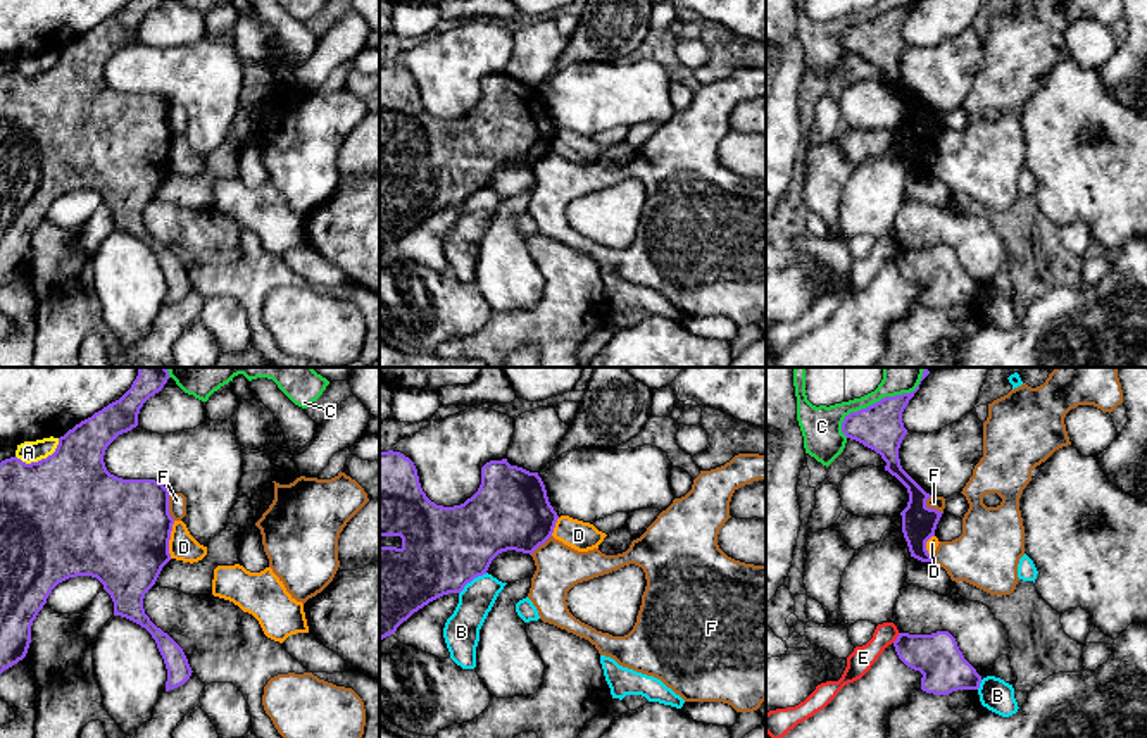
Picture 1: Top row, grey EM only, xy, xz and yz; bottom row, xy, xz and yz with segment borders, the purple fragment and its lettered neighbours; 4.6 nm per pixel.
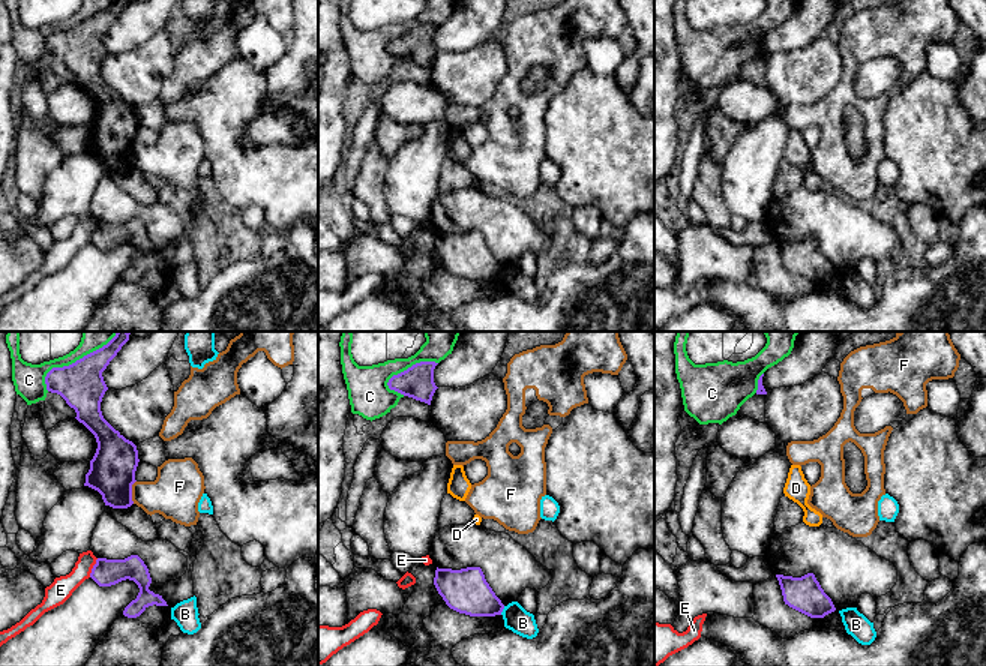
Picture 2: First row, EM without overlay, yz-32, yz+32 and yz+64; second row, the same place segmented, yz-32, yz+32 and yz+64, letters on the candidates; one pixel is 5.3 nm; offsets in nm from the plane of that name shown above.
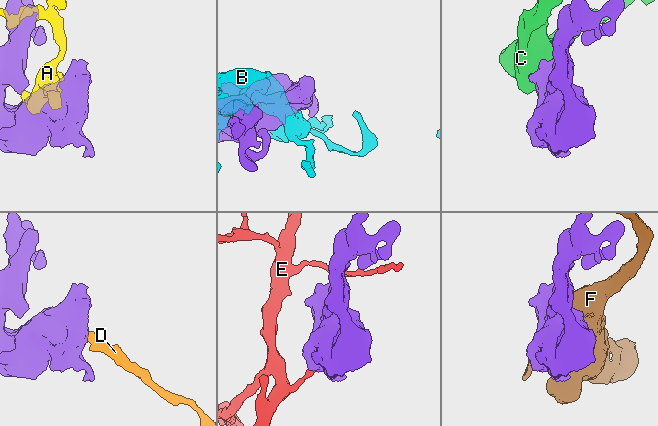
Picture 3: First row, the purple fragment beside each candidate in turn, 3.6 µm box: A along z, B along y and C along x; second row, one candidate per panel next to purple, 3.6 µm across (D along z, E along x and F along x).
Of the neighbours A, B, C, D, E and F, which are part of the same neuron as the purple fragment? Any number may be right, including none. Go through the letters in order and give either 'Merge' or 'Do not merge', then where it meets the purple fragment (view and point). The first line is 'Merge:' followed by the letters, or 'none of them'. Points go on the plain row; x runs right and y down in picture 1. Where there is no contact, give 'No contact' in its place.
Merge: none of them
A: Do not merge. Touches purple at xy (42, 73)
B: Do not merge. Touches purple at xz (471, 193)
C: Do not merge. Touches purple at yz (877, 16)
D: Do not merge. Touches purple at xy (169, 152)
E: Do not merge. Touches purple at yz (897, 252)
F: Do not merge. Touches purple at yz (928, 121)

